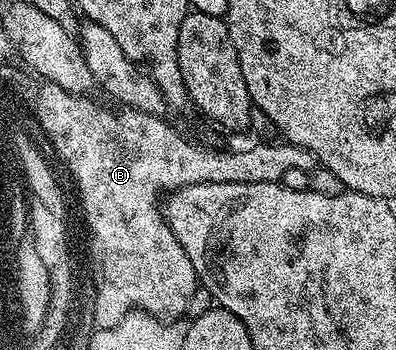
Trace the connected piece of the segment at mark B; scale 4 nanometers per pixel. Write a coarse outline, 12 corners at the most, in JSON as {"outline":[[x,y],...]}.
{"outline":[[39,84],[90,213],[98,329],[178,319],[200,282],[160,198],[310,171],[298,145],[216,153],[162,117]]}

